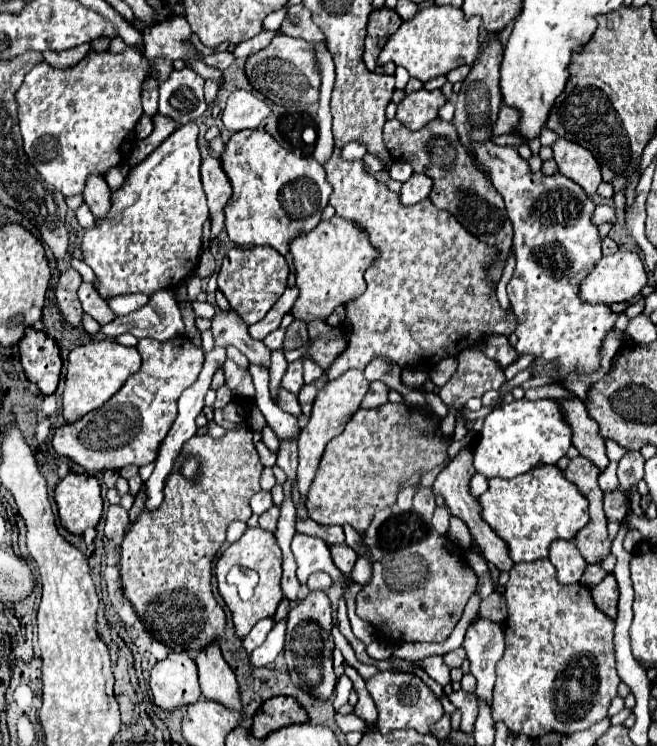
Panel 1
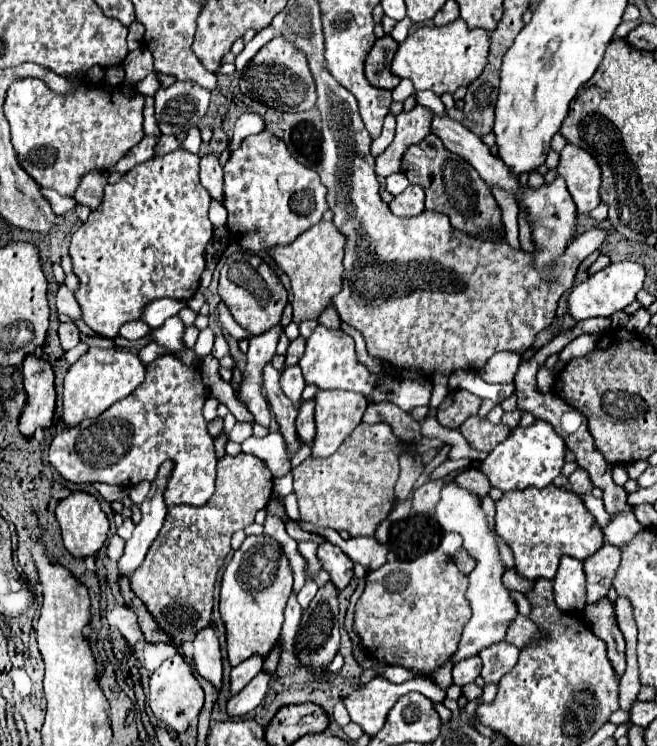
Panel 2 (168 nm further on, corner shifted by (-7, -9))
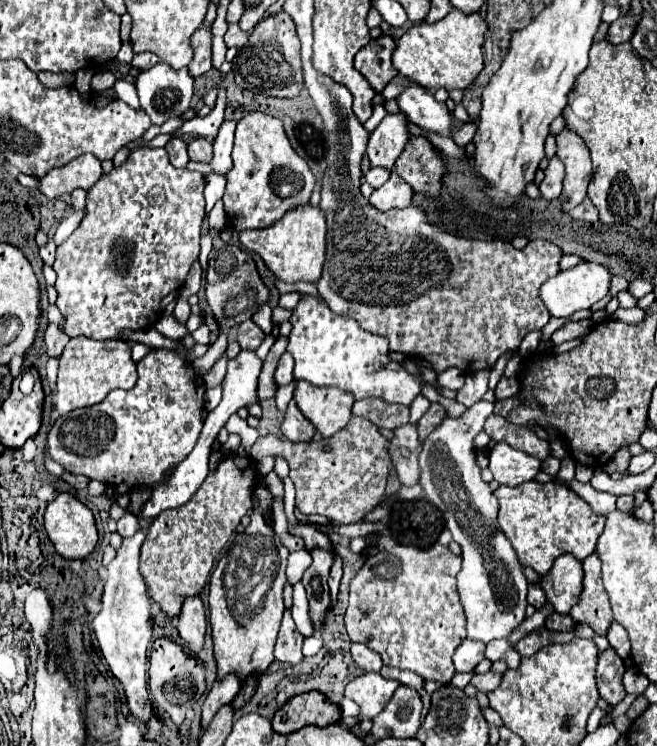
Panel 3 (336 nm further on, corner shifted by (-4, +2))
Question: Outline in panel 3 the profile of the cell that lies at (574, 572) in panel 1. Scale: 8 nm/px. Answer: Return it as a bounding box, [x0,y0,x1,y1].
[542,555,582,613]

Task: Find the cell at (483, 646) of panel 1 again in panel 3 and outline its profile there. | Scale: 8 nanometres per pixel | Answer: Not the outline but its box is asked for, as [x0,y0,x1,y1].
[486,641,520,667]

